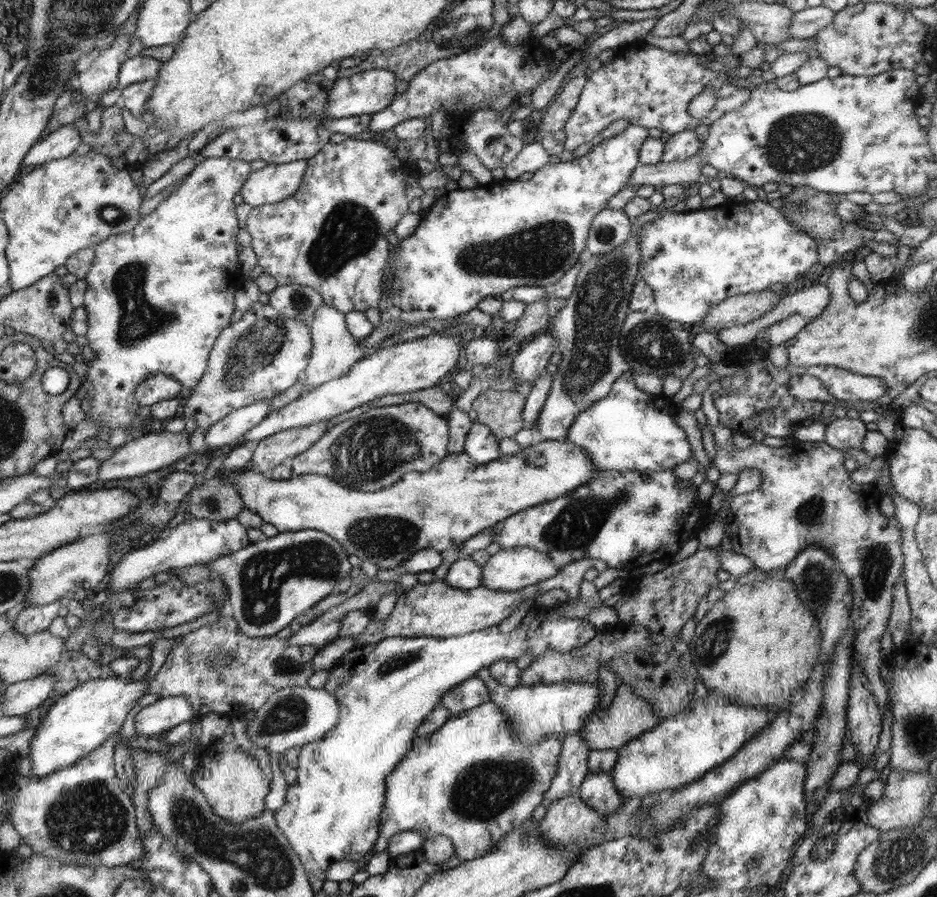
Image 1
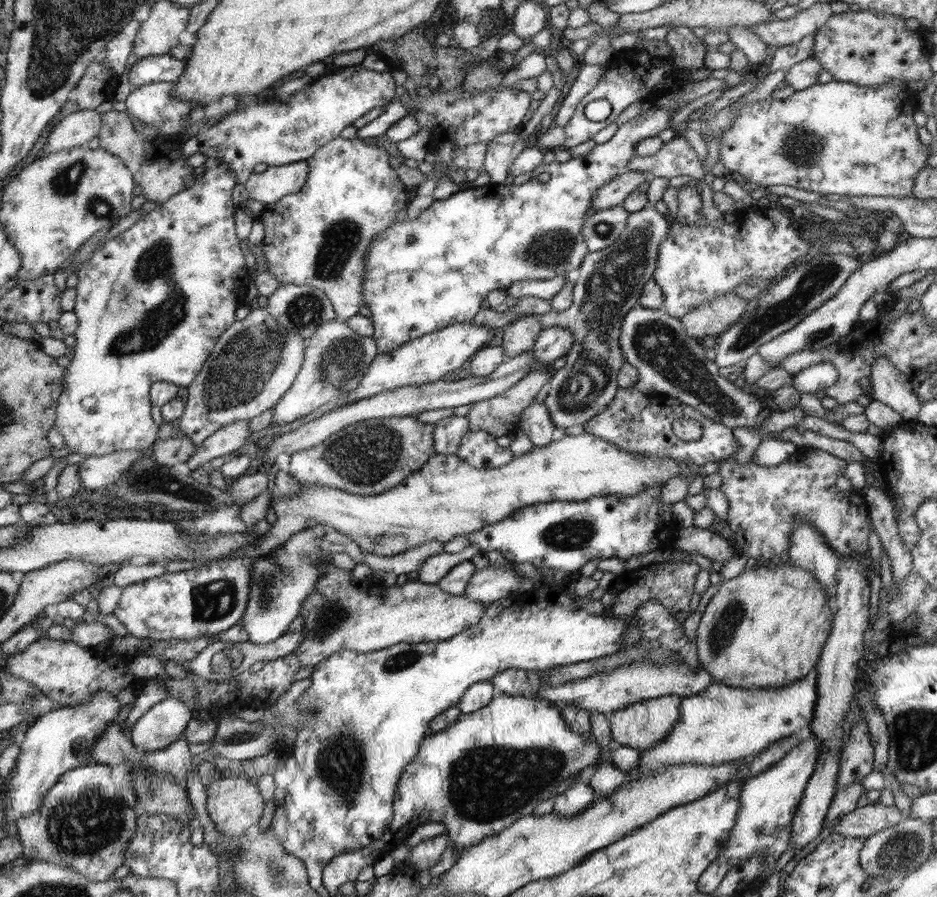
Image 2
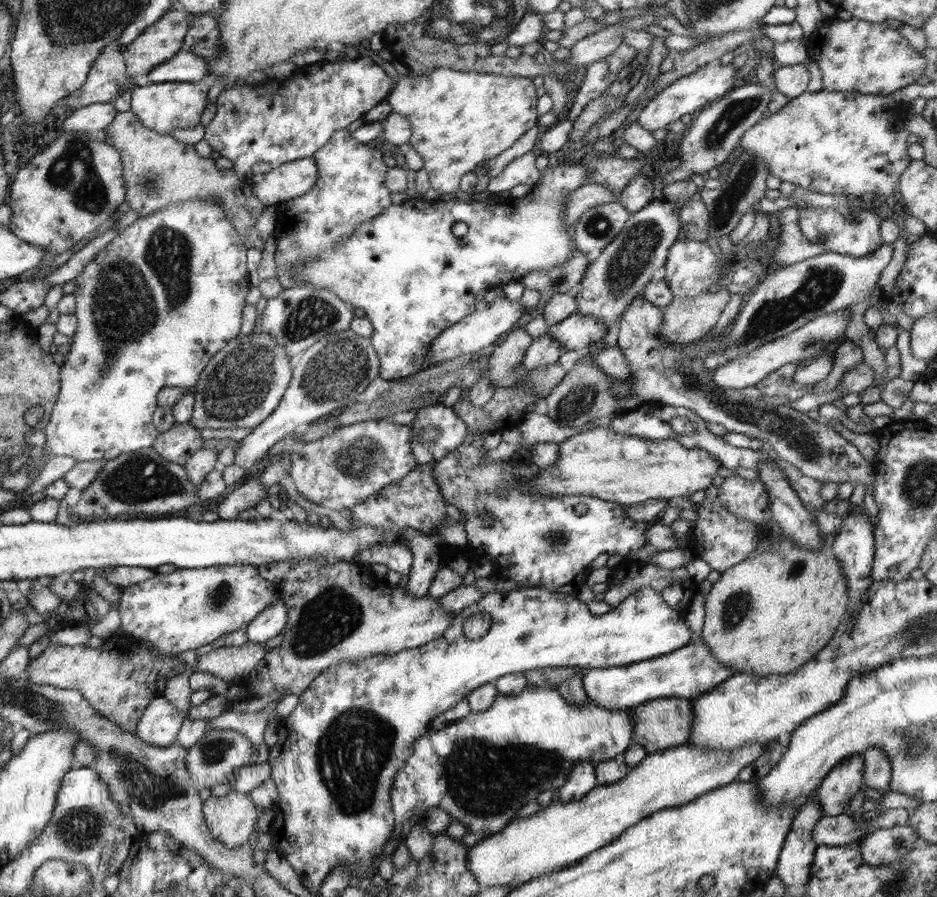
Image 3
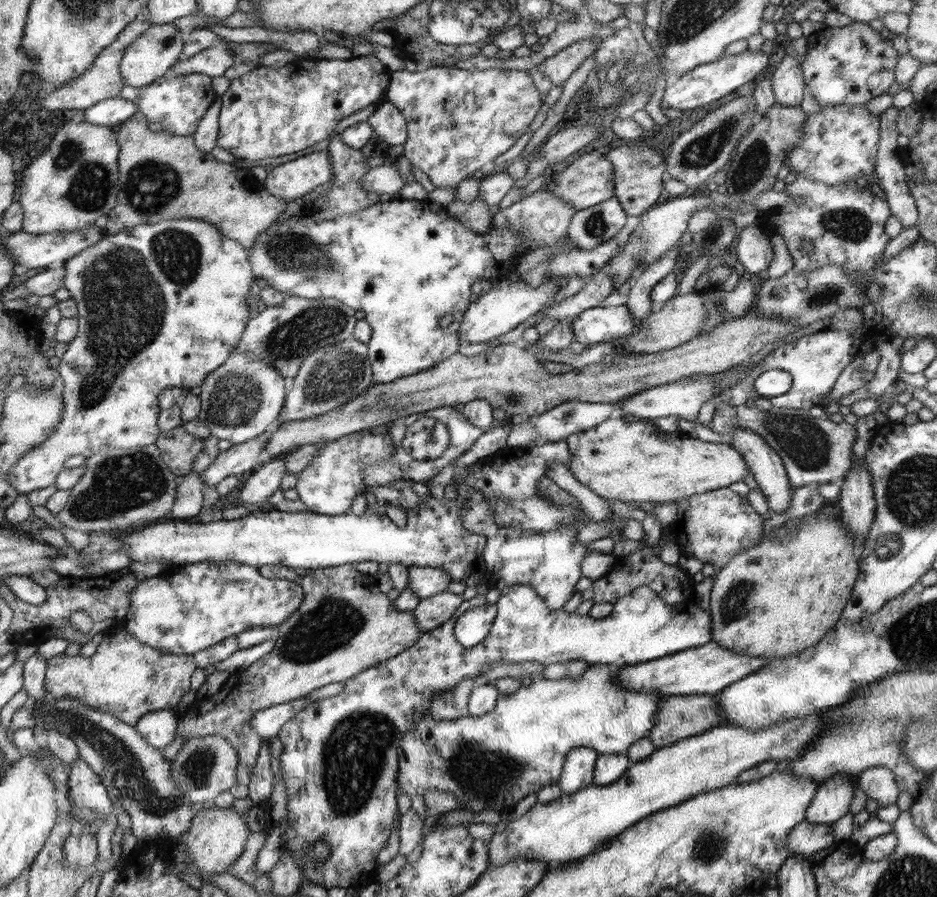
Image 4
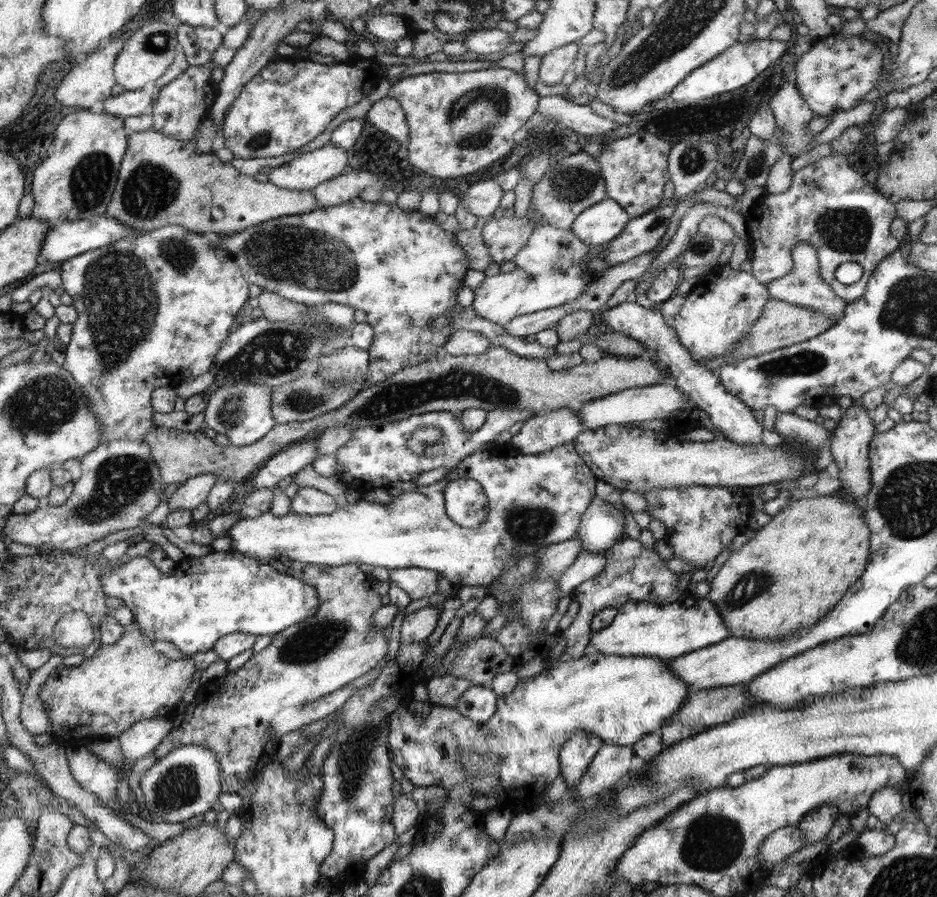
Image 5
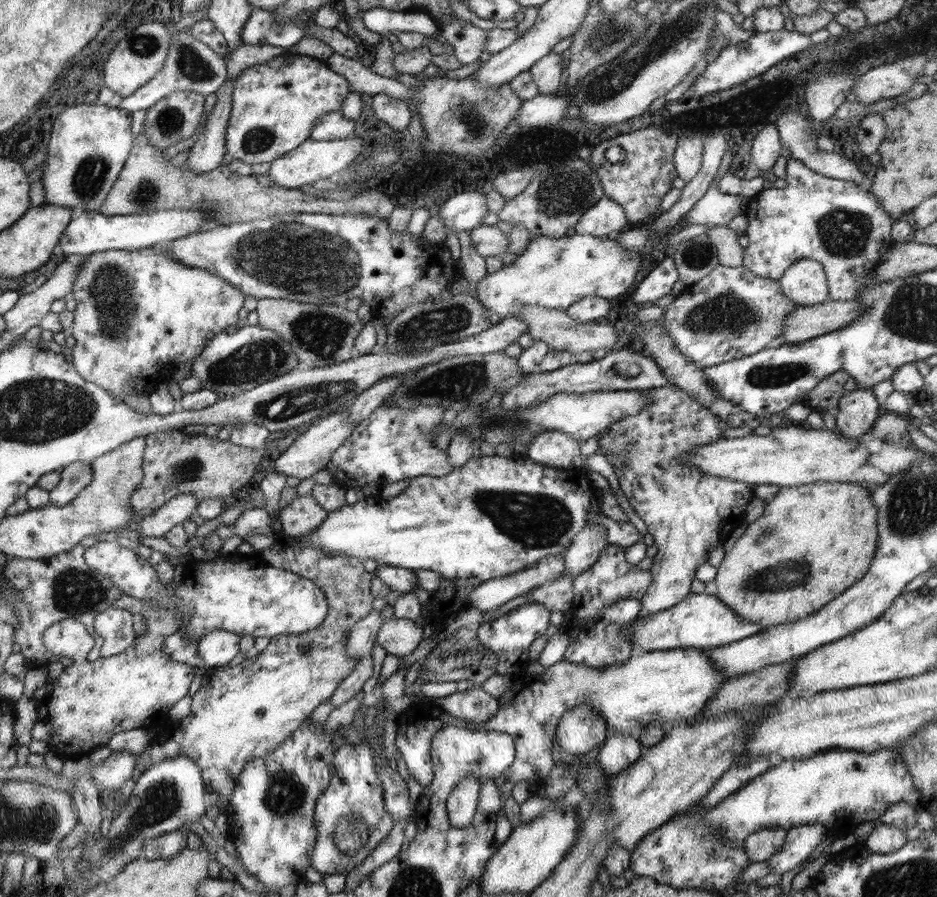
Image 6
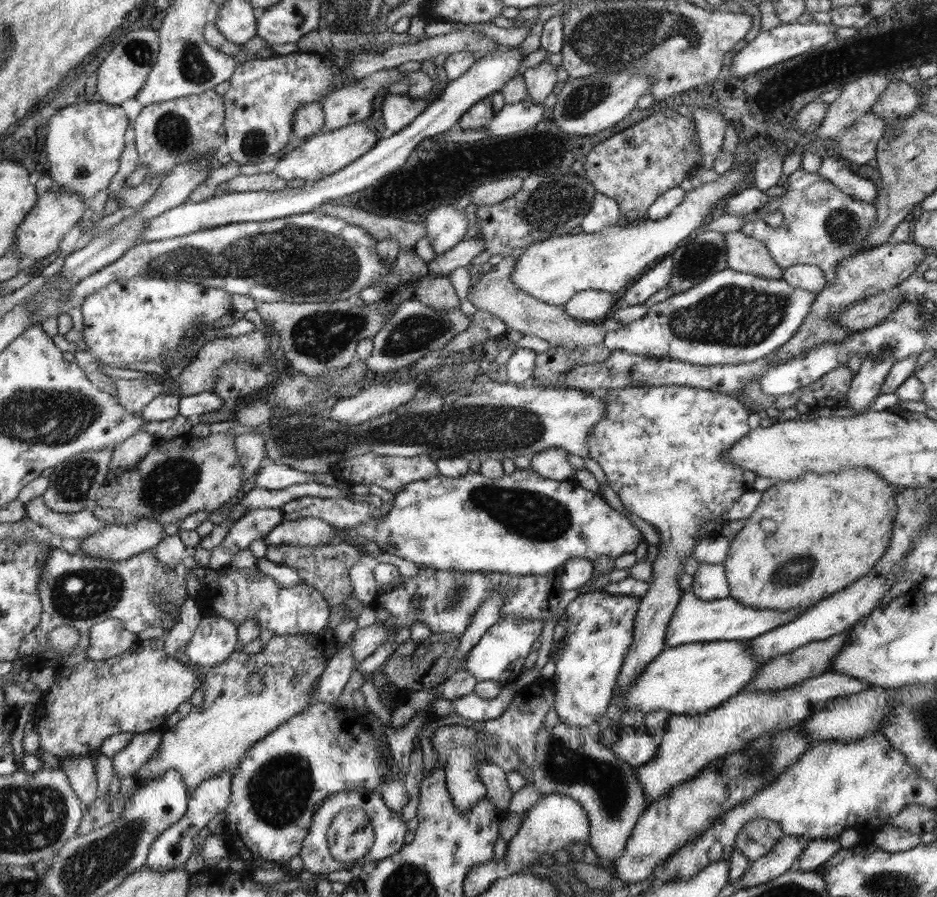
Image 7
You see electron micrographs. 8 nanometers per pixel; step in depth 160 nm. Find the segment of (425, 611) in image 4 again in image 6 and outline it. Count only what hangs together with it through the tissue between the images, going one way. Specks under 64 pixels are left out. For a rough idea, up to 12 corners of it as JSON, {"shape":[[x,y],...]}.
{"shape":[[386,618],[375,644],[408,656],[422,641],[423,625]]}

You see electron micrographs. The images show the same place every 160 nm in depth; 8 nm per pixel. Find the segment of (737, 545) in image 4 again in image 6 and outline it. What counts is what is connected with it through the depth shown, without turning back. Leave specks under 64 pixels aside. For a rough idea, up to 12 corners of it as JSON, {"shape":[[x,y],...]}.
{"shape":[[677,386],[597,451],[658,548],[638,619],[690,594],[752,485],[685,460],[730,428]]}

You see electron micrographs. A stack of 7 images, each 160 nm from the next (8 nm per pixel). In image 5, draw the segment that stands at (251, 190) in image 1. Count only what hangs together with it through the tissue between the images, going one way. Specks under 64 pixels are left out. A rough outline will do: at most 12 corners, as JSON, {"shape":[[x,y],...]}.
{"shape":[[329,142],[272,167],[269,181],[312,191],[345,172],[346,151]]}

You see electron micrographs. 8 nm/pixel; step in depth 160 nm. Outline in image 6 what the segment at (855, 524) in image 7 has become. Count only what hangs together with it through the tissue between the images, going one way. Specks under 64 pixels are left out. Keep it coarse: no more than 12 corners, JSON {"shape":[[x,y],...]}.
{"shape":[[872,486],[780,487],[711,593],[764,629],[876,554]]}

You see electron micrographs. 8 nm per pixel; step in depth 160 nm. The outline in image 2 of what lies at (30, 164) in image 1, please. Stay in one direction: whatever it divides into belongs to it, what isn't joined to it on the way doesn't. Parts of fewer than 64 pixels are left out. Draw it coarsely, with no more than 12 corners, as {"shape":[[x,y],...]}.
{"shape":[[80,110],[60,120],[45,154],[87,145],[101,137],[102,116]]}

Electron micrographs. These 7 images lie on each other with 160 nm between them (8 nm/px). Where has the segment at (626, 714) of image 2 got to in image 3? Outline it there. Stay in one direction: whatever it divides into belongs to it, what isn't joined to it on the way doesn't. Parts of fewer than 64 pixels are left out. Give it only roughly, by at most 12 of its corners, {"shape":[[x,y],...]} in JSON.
{"shape":[[691,701],[632,708],[634,744],[652,754],[688,743]]}

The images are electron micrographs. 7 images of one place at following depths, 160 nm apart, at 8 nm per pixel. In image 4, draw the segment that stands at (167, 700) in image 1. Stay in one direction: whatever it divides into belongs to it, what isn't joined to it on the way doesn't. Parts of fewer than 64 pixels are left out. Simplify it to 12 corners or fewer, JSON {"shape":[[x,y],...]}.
{"shape":[[159,710],[139,718],[135,729],[162,750],[177,736],[180,715]]}

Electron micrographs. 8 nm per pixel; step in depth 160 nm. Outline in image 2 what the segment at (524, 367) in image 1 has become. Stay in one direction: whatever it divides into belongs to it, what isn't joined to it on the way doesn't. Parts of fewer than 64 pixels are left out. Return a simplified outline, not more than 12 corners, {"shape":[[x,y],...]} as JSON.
{"shape":[[559,326],[544,328],[531,350],[544,364],[562,358],[574,344]]}

